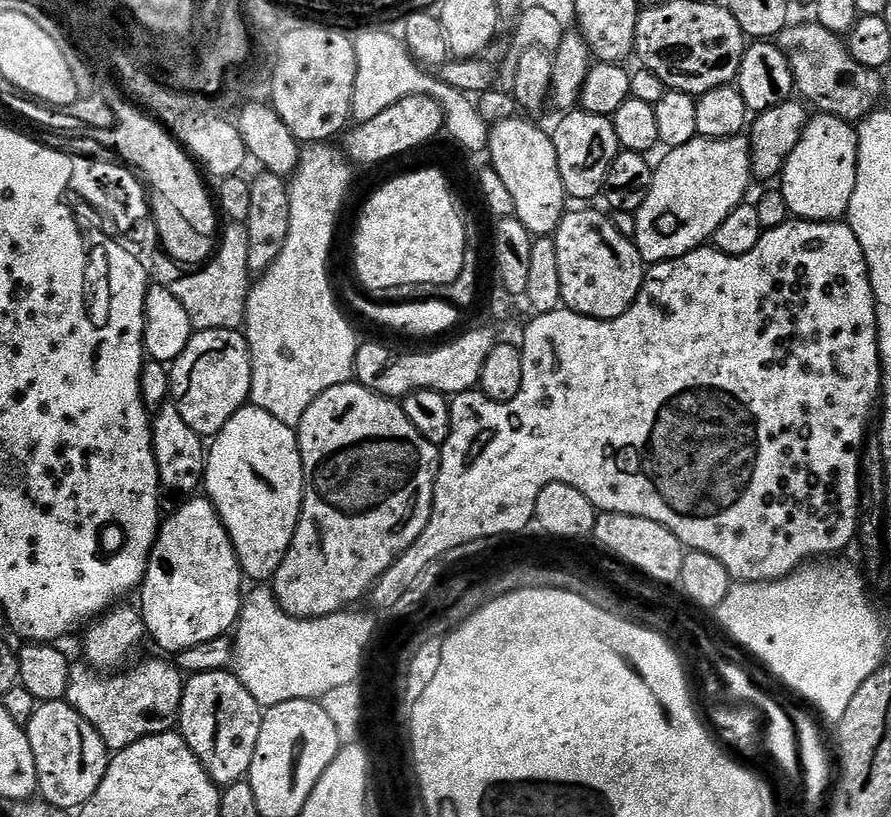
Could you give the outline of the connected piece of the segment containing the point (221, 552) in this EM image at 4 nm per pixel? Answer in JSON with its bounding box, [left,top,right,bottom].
[138,498,246,654]

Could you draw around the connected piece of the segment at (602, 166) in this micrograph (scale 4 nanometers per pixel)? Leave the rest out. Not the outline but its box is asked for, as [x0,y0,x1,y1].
[550,110,621,202]

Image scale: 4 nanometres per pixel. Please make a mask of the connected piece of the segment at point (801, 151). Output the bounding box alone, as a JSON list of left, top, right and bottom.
[782,114,859,222]

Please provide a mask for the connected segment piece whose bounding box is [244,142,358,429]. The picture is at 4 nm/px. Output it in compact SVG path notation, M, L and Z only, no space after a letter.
M317 142L301 151L300 164L290 178L290 187L288 189L290 194L290 234L286 236L286 246L283 247L282 254L268 267L268 271L257 279L260 281L257 284L255 281L251 285L248 294L248 313L244 315L248 349L252 355L253 385L268 384L268 400L260 400L258 407L266 410L266 414L274 414L274 418L278 418L278 422L295 429L299 429L302 414L306 414L306 410L310 410L310 406L314 406L314 402L318 397L326 394L326 390L330 390L334 386L349 383L356 371L356 349L358 347L356 332L352 329L351 322L344 317L344 312L340 309L339 302L336 301L336 292L332 289L332 280L328 277L328 259L332 256L332 243L336 240L336 223L340 220L340 211L344 208L344 199L347 198L348 191L352 188L352 171L354 171L354 168L347 155L339 147L336 147L336 149L331 148L332 146L328 142Z

